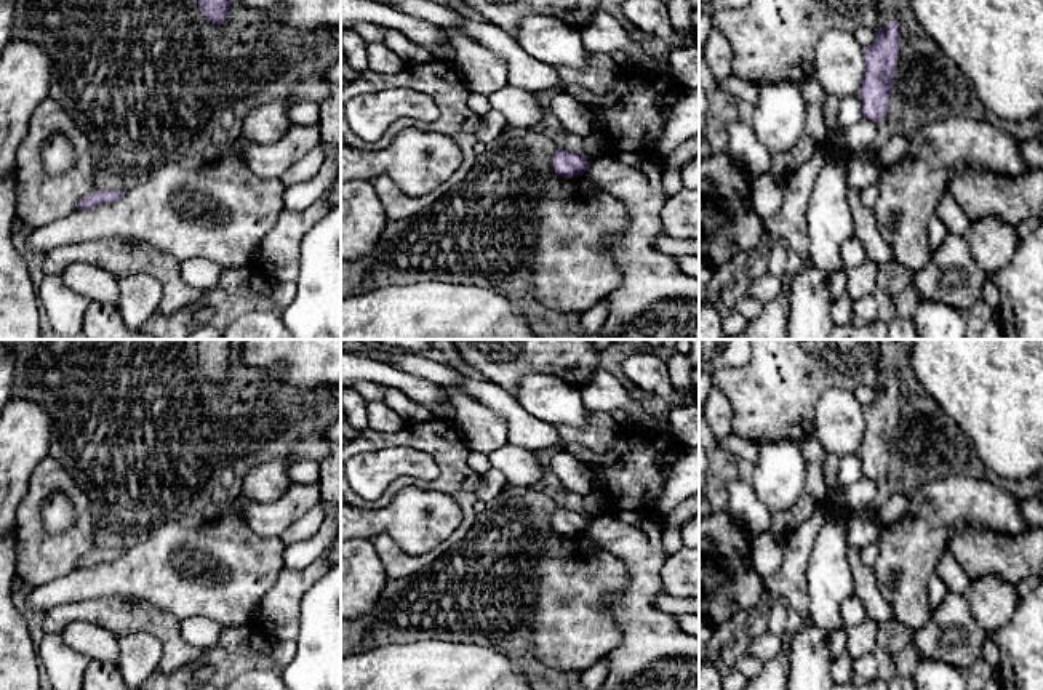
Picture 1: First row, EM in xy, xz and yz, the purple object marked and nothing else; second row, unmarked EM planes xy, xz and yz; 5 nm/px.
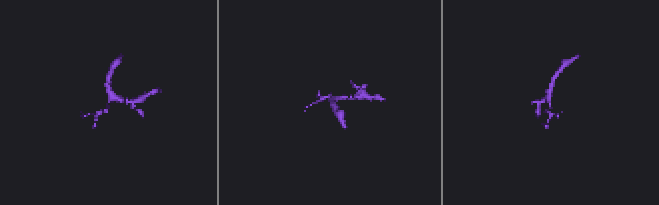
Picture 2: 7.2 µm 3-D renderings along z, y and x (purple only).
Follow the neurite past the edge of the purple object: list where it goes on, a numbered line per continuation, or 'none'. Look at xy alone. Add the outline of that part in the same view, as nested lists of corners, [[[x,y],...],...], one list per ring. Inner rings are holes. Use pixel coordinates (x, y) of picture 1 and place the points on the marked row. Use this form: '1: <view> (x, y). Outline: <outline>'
none

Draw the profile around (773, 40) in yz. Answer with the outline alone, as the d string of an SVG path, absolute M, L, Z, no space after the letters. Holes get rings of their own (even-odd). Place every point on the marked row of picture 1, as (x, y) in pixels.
M750 0L742 8L718 11L712 16L712 26L731 45L733 77L757 86L777 82L805 83L814 74L821 37L830 29L854 32L857 27L865 26L875 30L878 26L878 0Z

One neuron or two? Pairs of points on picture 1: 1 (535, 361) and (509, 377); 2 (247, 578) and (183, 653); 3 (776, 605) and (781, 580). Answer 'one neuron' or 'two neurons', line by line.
1: one neuron
2: two neurons
3: two neurons

